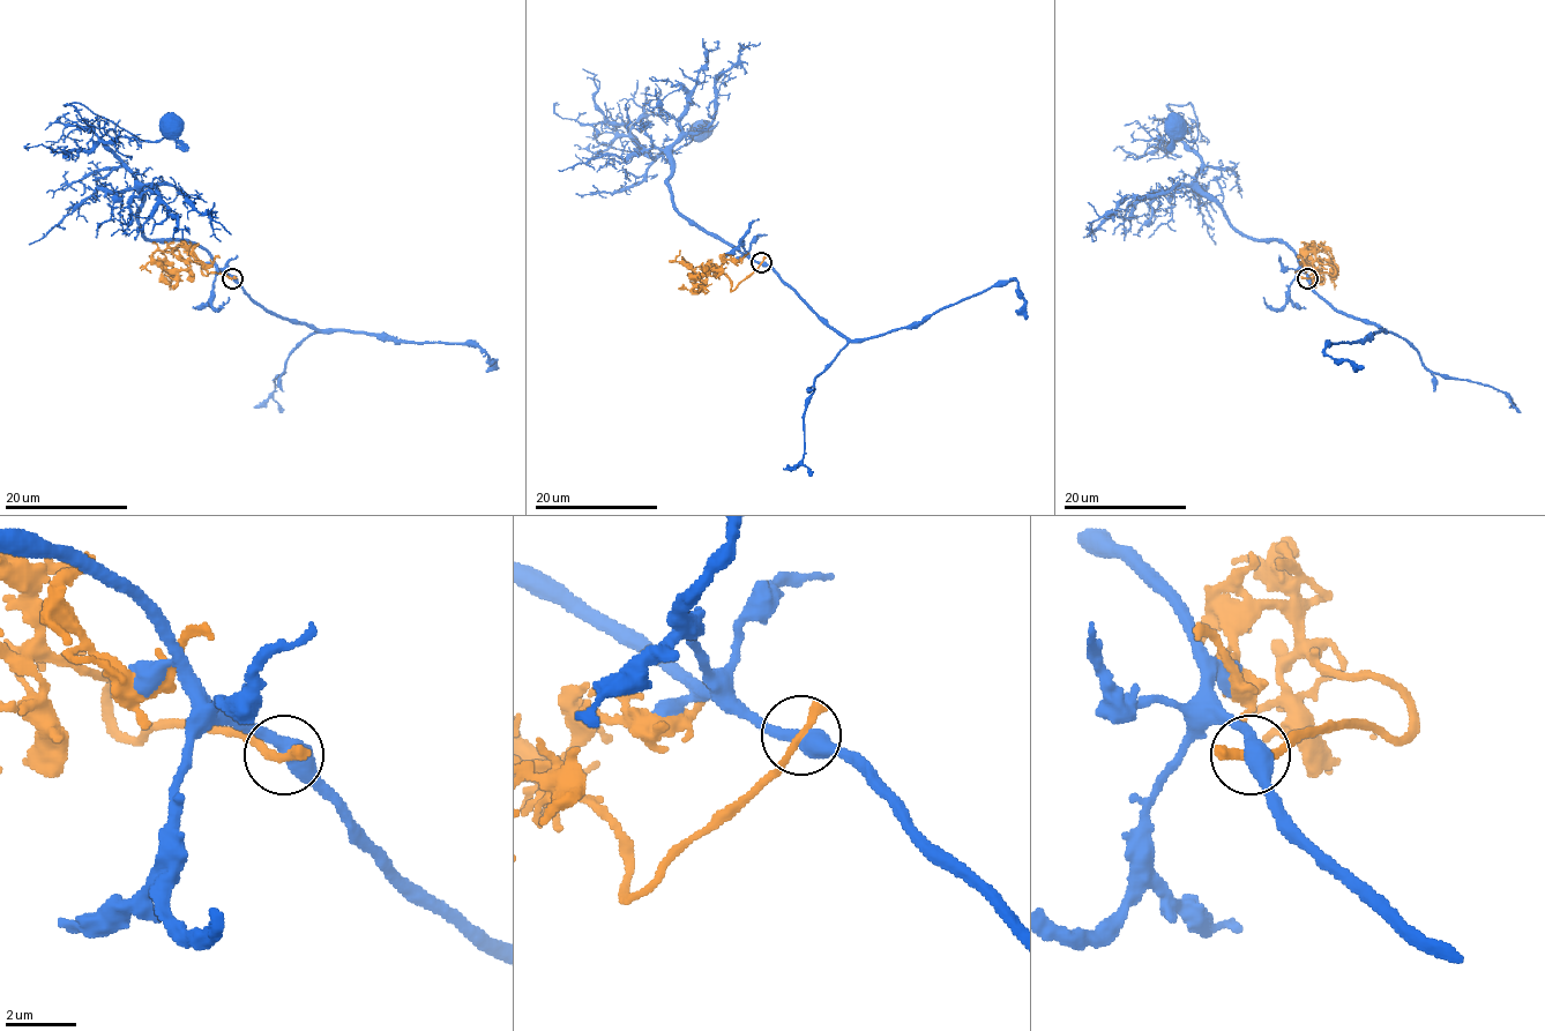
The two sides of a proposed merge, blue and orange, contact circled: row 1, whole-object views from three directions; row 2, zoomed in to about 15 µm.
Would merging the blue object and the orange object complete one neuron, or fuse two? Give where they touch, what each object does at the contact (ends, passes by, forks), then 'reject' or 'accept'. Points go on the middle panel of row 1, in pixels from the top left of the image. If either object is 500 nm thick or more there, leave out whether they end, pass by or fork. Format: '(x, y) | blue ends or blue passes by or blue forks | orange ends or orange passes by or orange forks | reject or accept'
(761, 262) | blue passes by | orange ends | reject

